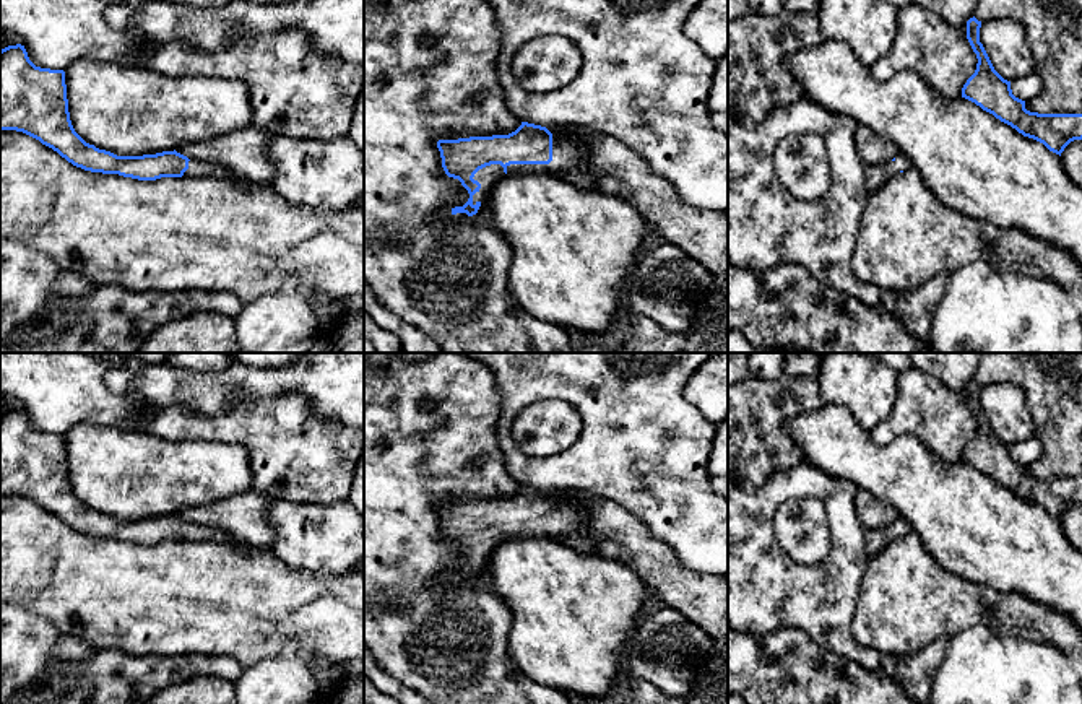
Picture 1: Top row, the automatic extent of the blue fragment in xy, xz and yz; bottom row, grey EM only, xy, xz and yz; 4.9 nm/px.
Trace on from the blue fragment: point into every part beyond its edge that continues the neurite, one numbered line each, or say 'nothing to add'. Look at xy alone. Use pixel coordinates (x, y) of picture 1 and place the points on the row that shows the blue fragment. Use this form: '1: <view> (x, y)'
1: xy (197, 168)

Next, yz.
1: yz (874, 176)

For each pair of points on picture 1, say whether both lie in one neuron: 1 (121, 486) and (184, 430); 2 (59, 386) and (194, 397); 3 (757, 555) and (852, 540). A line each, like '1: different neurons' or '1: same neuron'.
1: different neurons
2: same neuron
3: same neuron

